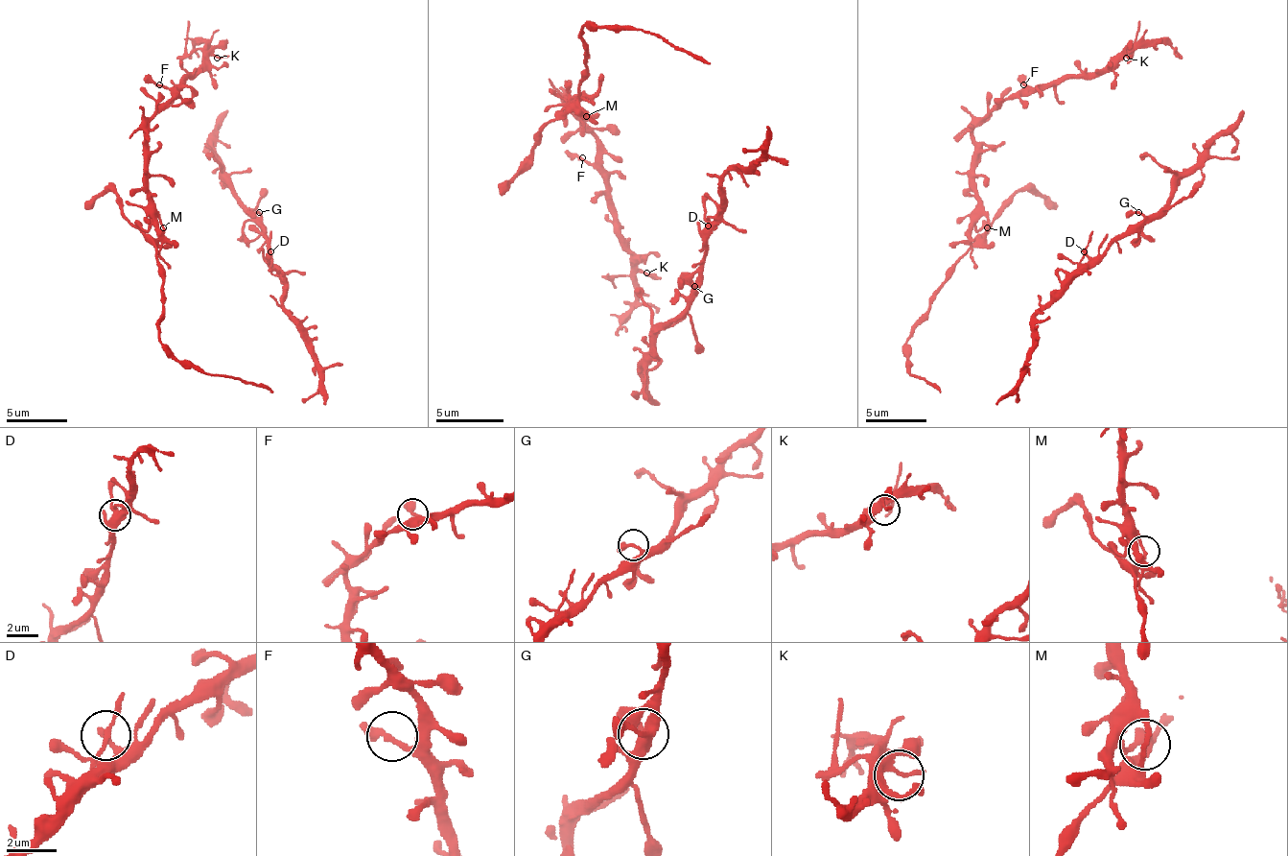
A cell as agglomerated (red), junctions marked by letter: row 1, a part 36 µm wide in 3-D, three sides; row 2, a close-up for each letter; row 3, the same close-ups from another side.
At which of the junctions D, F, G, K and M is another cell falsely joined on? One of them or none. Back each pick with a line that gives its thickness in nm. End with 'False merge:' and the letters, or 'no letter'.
M: Thickness 160 nm
False merge: M

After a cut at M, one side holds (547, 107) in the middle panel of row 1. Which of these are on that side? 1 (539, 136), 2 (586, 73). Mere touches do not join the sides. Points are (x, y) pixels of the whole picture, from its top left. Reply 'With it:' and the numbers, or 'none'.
With it: none

